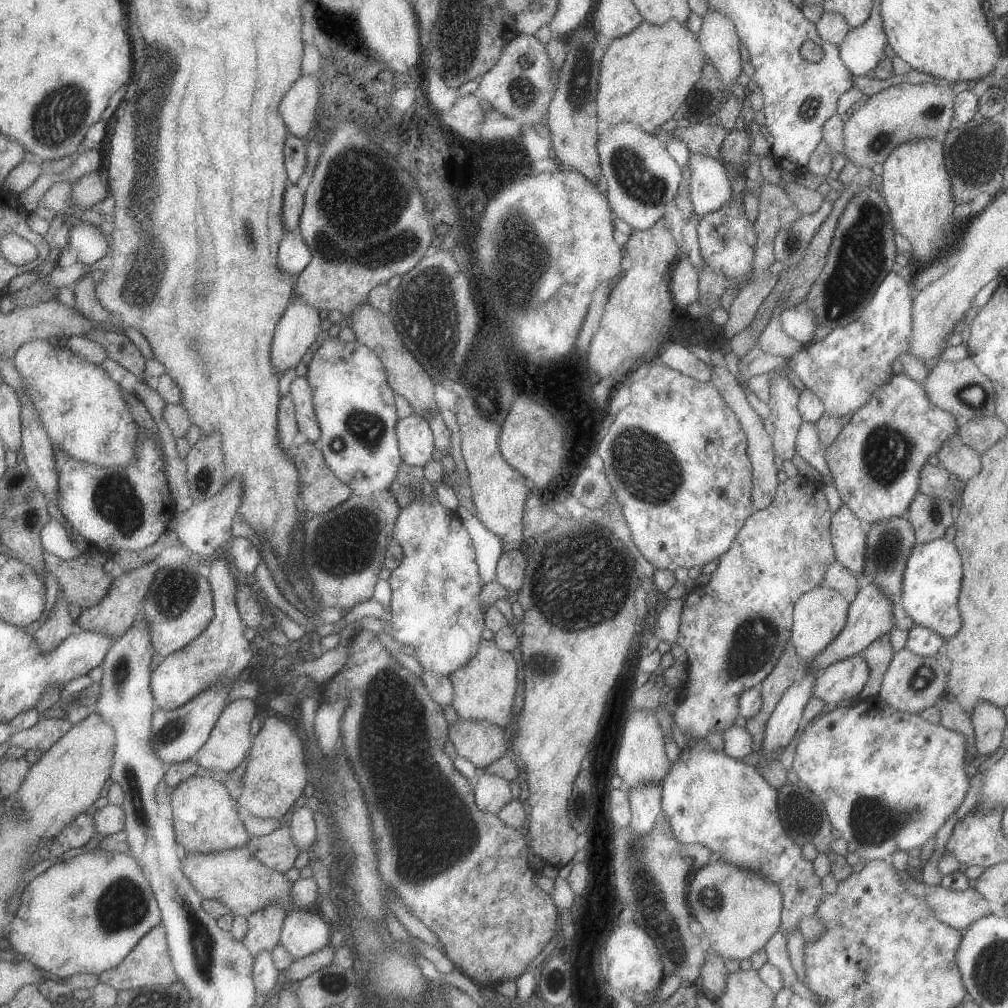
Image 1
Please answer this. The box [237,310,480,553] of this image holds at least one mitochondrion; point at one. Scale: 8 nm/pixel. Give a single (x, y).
(365, 428)

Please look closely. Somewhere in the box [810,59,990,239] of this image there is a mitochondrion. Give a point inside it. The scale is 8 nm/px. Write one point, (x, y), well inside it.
(875, 145)

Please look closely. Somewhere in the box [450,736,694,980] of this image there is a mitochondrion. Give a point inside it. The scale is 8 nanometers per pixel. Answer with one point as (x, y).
(650, 901)

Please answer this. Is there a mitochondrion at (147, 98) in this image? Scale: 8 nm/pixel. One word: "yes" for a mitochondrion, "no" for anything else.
yes

